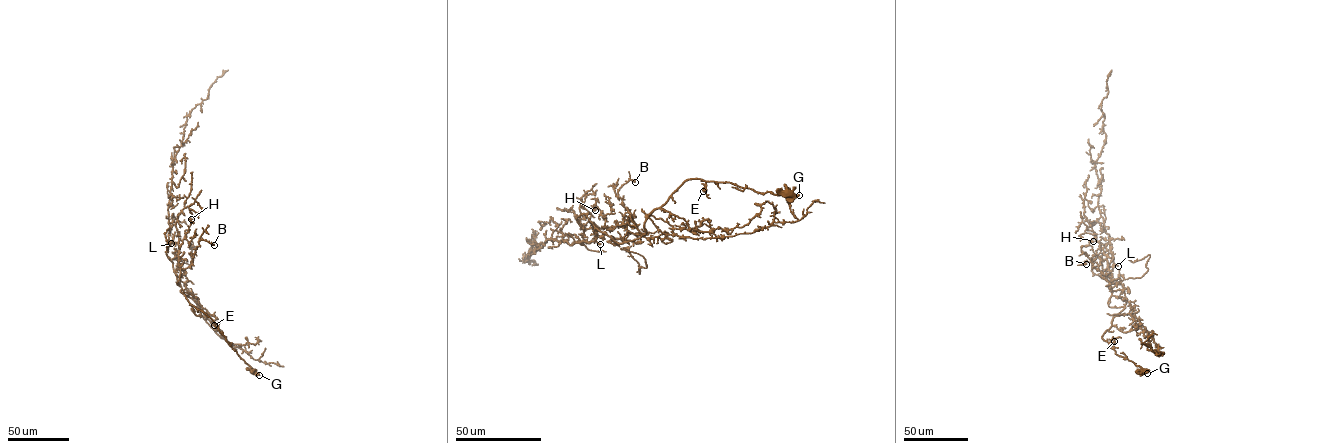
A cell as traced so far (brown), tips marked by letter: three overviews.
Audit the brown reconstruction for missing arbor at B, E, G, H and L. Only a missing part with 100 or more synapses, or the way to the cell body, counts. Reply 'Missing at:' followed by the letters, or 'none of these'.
Missing at: none of these

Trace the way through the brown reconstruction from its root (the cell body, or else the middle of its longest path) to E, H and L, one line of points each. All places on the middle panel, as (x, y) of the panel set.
E: (788, 194), (758, 193), (730, 182), (707, 181), (703, 191)
H: (788, 194), (688, 179), (649, 216), (644, 234), (630, 216), (626, 223), (606, 228), (595, 204), (595, 210)
L: (788, 194), (688, 179), (649, 216), (645, 234), (619, 244), (596, 228), (595, 239), (600, 244)

